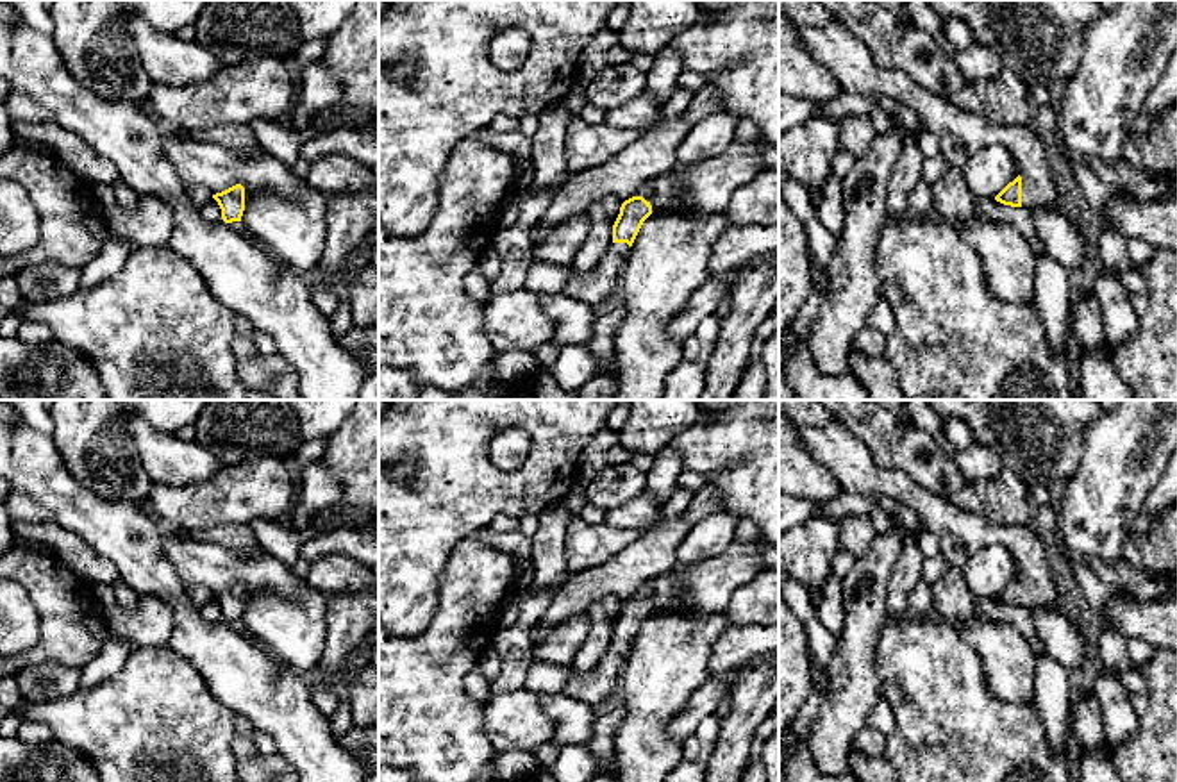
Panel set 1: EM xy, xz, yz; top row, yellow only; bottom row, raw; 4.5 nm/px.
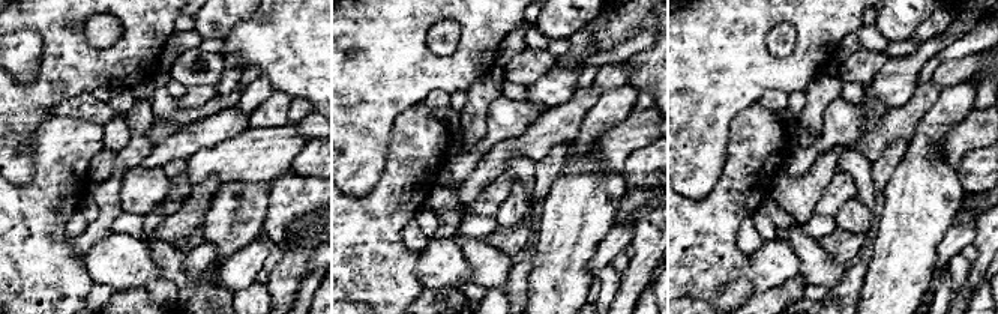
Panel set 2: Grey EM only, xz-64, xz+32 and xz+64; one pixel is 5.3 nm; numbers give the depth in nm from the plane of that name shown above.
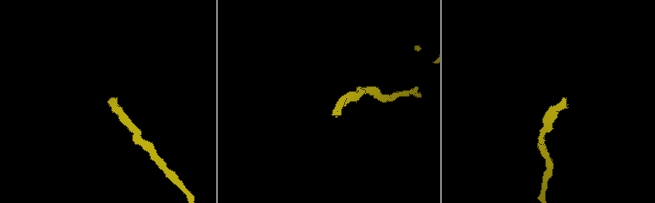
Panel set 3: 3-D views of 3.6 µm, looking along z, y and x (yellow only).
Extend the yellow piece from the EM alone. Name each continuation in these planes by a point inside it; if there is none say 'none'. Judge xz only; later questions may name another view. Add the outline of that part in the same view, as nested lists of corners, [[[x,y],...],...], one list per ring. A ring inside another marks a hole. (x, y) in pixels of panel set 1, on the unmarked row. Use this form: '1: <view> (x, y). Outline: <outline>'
1: xz (592, 688). Outline: [[[611,643],[602,662],[586,673],[573,673],[563,693],[589,705],[602,703],[620,682],[630,646],[627,643]]]

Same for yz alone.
1: yz (959, 536). Outline: [[[843,423],[827,427],[797,425],[804,448],[831,473],[841,491],[884,495],[914,511],[923,530],[939,539],[939,553],[950,568],[963,564],[982,546],[1000,545],[1018,562],[1022,607],[1061,609],[1063,600],[1050,571],[1038,530],[1029,523],[998,525],[986,512],[972,518],[898,470],[881,468],[868,448]]]

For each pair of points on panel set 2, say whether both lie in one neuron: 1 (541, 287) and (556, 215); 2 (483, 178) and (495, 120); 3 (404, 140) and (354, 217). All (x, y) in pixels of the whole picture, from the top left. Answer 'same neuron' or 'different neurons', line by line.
1: same neuron
2: different neurons
3: same neuron

